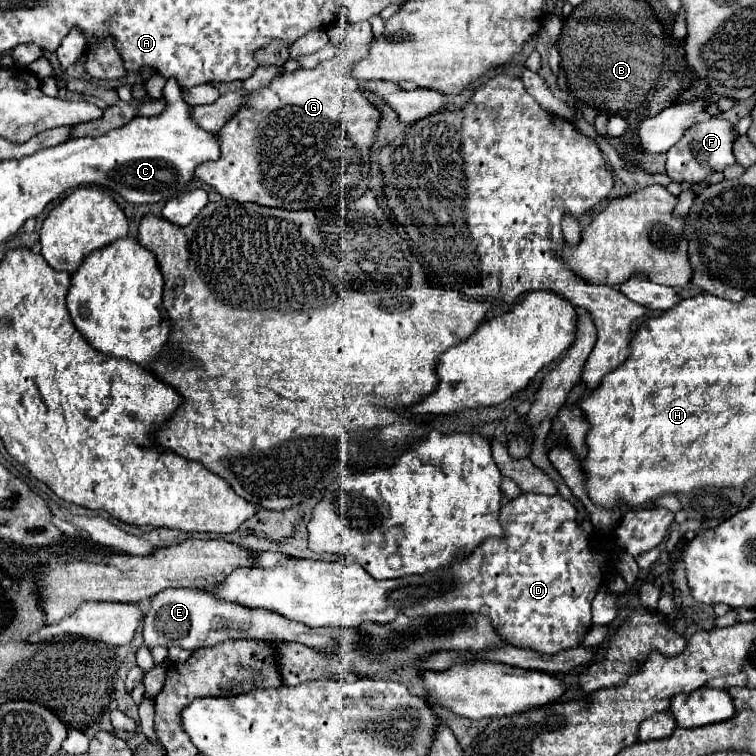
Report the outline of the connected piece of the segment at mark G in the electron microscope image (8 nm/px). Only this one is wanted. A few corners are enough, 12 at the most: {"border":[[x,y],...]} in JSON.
{"border":[[371,23],[253,91],[197,179],[293,211],[369,189]]}

